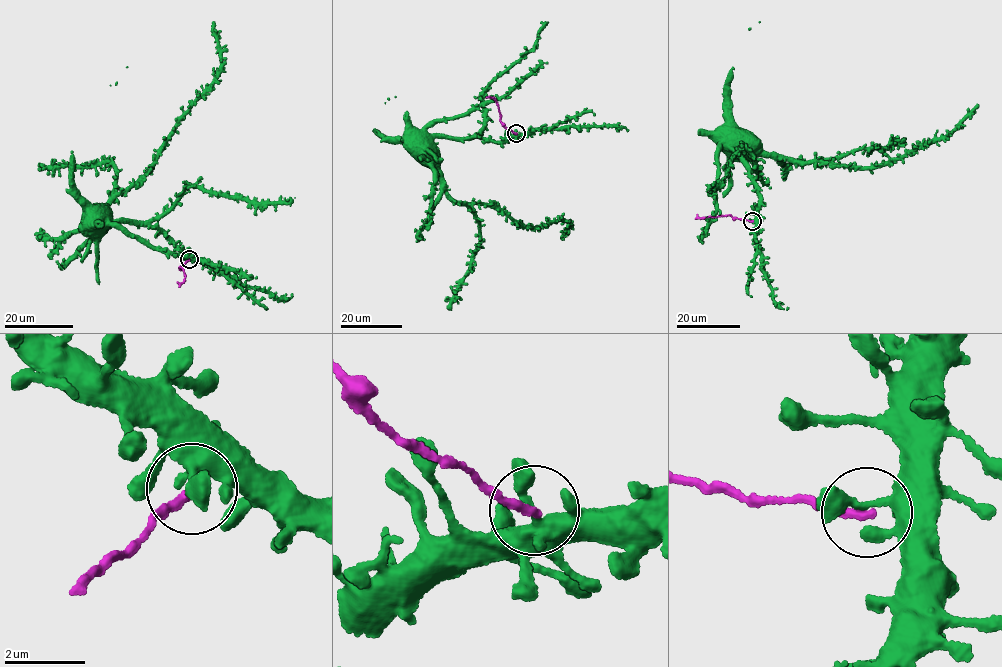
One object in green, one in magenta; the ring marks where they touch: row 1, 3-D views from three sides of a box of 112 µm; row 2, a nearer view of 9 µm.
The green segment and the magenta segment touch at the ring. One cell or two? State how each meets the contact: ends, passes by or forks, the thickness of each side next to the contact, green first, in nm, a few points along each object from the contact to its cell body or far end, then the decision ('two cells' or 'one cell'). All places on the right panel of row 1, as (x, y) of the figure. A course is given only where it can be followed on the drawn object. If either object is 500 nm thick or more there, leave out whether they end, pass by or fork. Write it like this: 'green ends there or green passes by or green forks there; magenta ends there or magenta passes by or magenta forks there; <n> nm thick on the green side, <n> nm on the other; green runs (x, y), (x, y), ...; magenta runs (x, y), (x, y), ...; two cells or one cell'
green forks there; magenta ends there; 240 nm thick on the green side, 220 nm on the other; green runs (753, 220), (759, 198), (753, 179), (735, 153), (716, 142); magenta runs (753, 221), (730, 215), (701, 218), (697, 214); two cells

